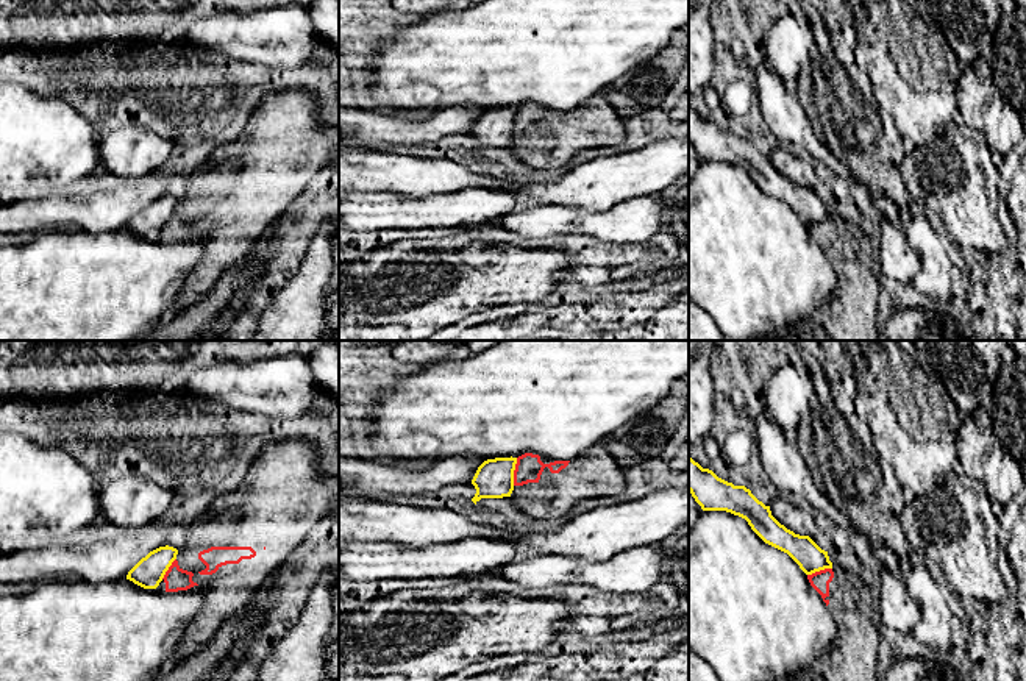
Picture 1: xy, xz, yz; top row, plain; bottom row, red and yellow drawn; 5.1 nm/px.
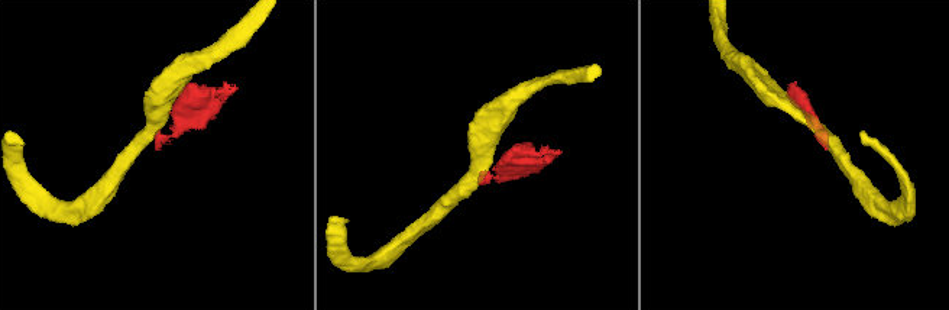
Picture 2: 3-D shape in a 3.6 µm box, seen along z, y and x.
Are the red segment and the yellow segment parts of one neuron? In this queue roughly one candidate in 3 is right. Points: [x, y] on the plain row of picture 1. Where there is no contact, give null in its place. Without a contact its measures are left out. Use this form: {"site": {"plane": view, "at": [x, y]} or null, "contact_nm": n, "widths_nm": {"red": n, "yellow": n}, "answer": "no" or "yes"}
{"site": {"plane": "xz", "at": [514, 122]}, "contact_nm": 150, "widths_nm": {"red": 140, "yellow": 200}, "answer": "no"}

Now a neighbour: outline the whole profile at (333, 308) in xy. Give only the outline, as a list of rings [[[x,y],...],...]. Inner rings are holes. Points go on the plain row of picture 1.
[[[339,294],[330,300],[326,308],[328,339],[339,340]]]

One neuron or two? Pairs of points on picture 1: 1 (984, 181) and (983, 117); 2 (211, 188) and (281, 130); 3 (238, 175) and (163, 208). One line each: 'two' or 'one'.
1: two
2: one
3: two

